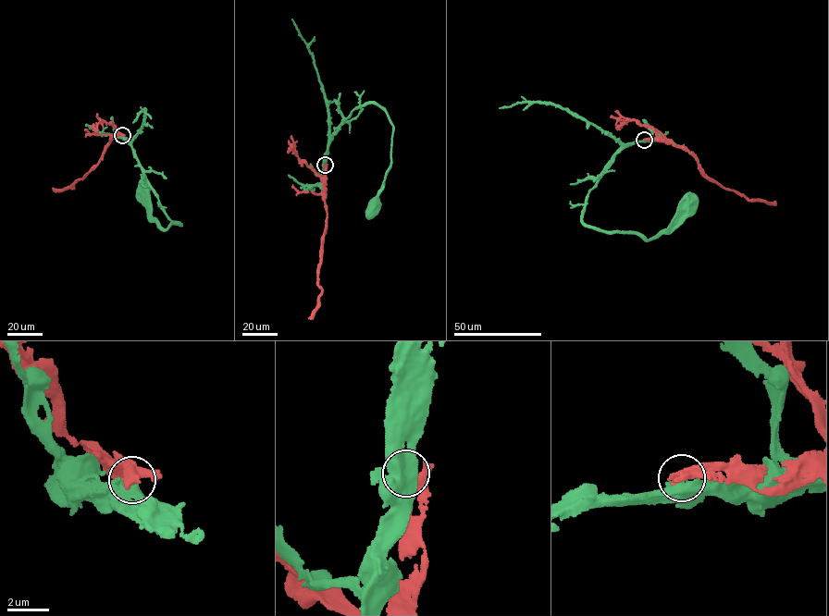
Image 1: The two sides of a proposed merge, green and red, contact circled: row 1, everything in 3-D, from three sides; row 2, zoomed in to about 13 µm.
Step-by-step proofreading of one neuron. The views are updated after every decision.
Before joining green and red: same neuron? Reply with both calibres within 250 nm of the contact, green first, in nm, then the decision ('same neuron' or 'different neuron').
800 nm thick on the green side, 440 nm on the other; different neuron

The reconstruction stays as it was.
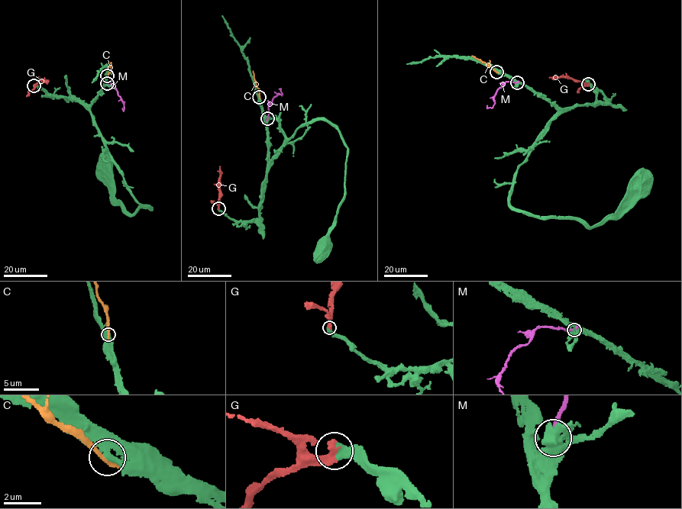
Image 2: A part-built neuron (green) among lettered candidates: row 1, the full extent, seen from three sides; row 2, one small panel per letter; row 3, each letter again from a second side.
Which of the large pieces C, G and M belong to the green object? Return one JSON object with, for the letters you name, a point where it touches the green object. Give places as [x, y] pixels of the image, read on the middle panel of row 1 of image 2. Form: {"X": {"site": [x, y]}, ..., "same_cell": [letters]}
{"G": {"site": [218, 208]}, "same_cell": ["G"]}

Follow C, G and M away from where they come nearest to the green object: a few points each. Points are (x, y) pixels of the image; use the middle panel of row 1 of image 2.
C: (260, 97), (253, 71)
G: (218, 208), (220, 165)
M: (266, 118), (268, 106), (273, 97), (282, 95), (279, 89)

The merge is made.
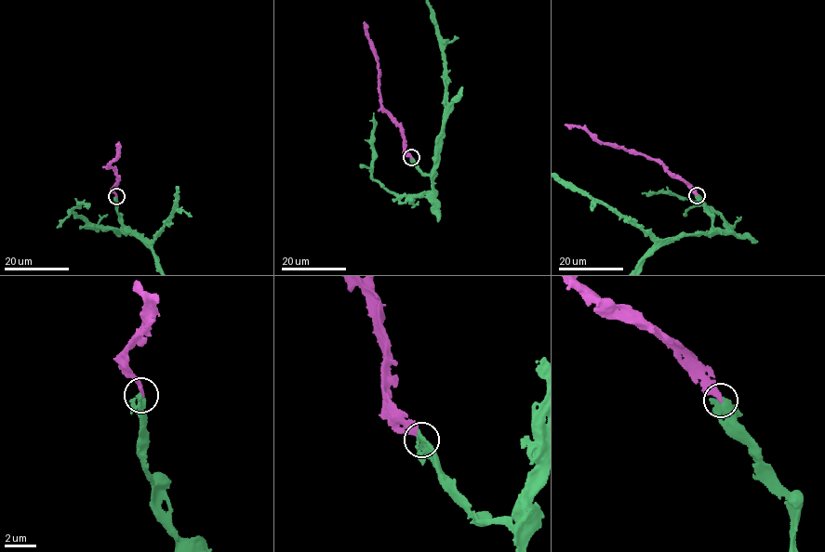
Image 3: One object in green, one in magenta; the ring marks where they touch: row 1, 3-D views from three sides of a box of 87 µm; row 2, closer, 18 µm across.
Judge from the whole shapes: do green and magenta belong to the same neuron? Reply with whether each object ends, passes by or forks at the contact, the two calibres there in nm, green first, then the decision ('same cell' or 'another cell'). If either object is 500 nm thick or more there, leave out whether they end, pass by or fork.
green passes by | magenta ends | 420/300 nm | same cell

